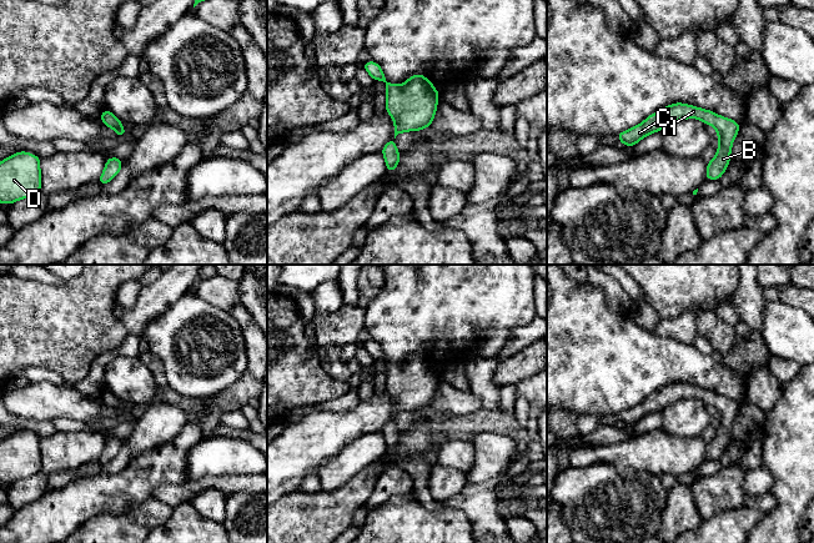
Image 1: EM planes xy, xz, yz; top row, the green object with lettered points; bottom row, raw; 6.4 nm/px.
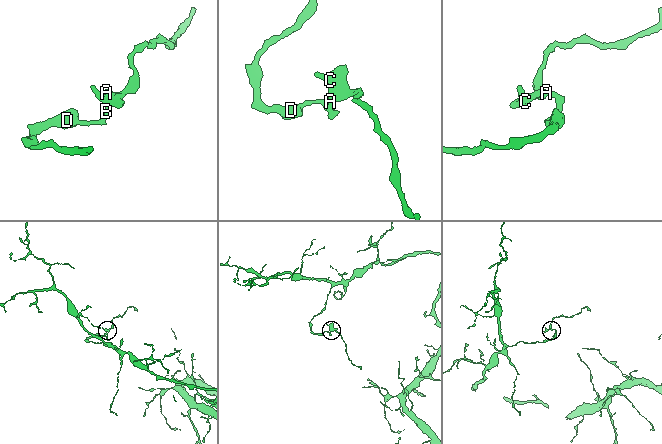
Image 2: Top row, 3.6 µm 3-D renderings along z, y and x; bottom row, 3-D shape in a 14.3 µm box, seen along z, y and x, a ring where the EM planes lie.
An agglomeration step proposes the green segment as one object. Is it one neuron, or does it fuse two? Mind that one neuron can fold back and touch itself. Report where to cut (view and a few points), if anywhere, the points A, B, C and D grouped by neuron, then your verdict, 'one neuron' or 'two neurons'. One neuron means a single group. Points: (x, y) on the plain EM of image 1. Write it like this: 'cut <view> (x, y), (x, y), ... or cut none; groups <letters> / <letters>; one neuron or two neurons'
cut none; groups A B C D; one neuron

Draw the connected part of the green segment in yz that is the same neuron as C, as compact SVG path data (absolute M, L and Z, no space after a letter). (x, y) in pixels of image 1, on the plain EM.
M677 382L664 386L662 389L648 396L642 403L622 411L617 414L618 421L633 427L645 416L662 411L675 401L684 398L699 398L705 404L712 404L718 412L719 427L715 437L707 443L707 459L720 459L729 446L732 423L735 419L740 403L717 394L710 389L704 389L688 383Z

